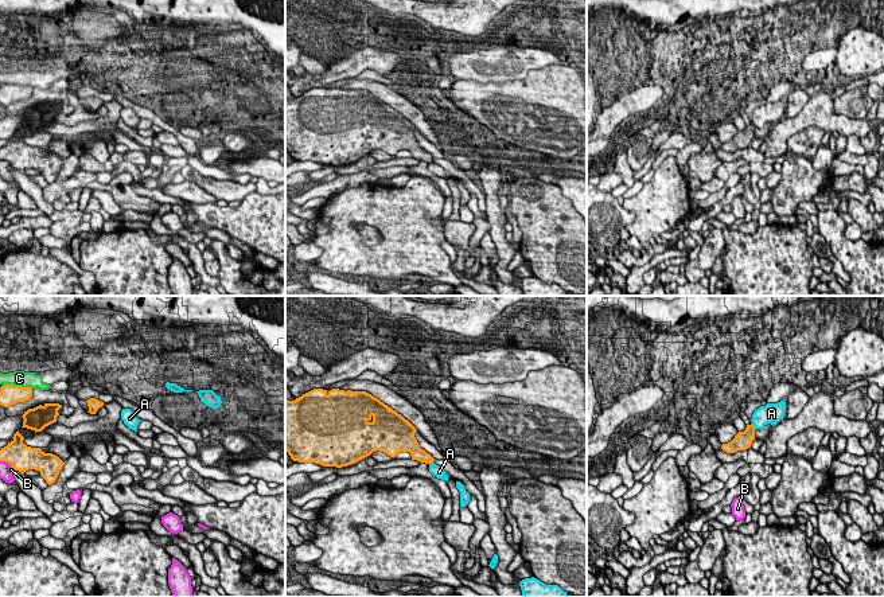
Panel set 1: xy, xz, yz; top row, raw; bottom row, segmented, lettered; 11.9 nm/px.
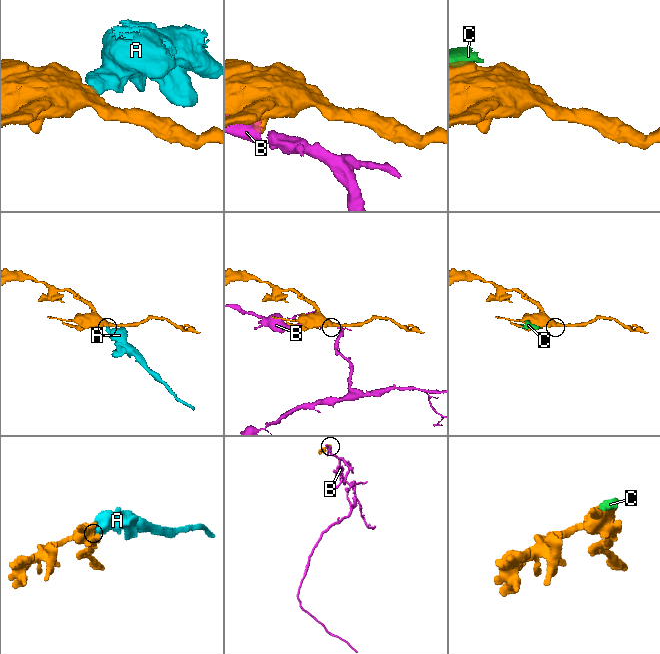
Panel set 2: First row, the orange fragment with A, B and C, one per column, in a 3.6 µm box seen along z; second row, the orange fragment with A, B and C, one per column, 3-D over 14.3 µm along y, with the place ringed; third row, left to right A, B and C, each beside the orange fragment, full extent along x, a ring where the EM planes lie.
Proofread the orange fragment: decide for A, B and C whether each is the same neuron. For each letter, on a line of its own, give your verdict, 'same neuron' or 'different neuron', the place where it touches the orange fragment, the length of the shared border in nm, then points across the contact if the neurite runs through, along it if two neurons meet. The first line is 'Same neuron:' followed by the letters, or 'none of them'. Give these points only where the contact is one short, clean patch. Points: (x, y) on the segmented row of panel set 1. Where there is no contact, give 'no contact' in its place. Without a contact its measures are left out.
Same neuron: none of them
A: different neuron; meets orange in yz at (752, 425); contact 100 nm long; border along yz (751, 424), (756, 428)
B: different neuron; meets orange in xy at (8, 461); contact 220 nm long
C: different neuron; meets orange in xy at (18, 386); contact 360 nm long

